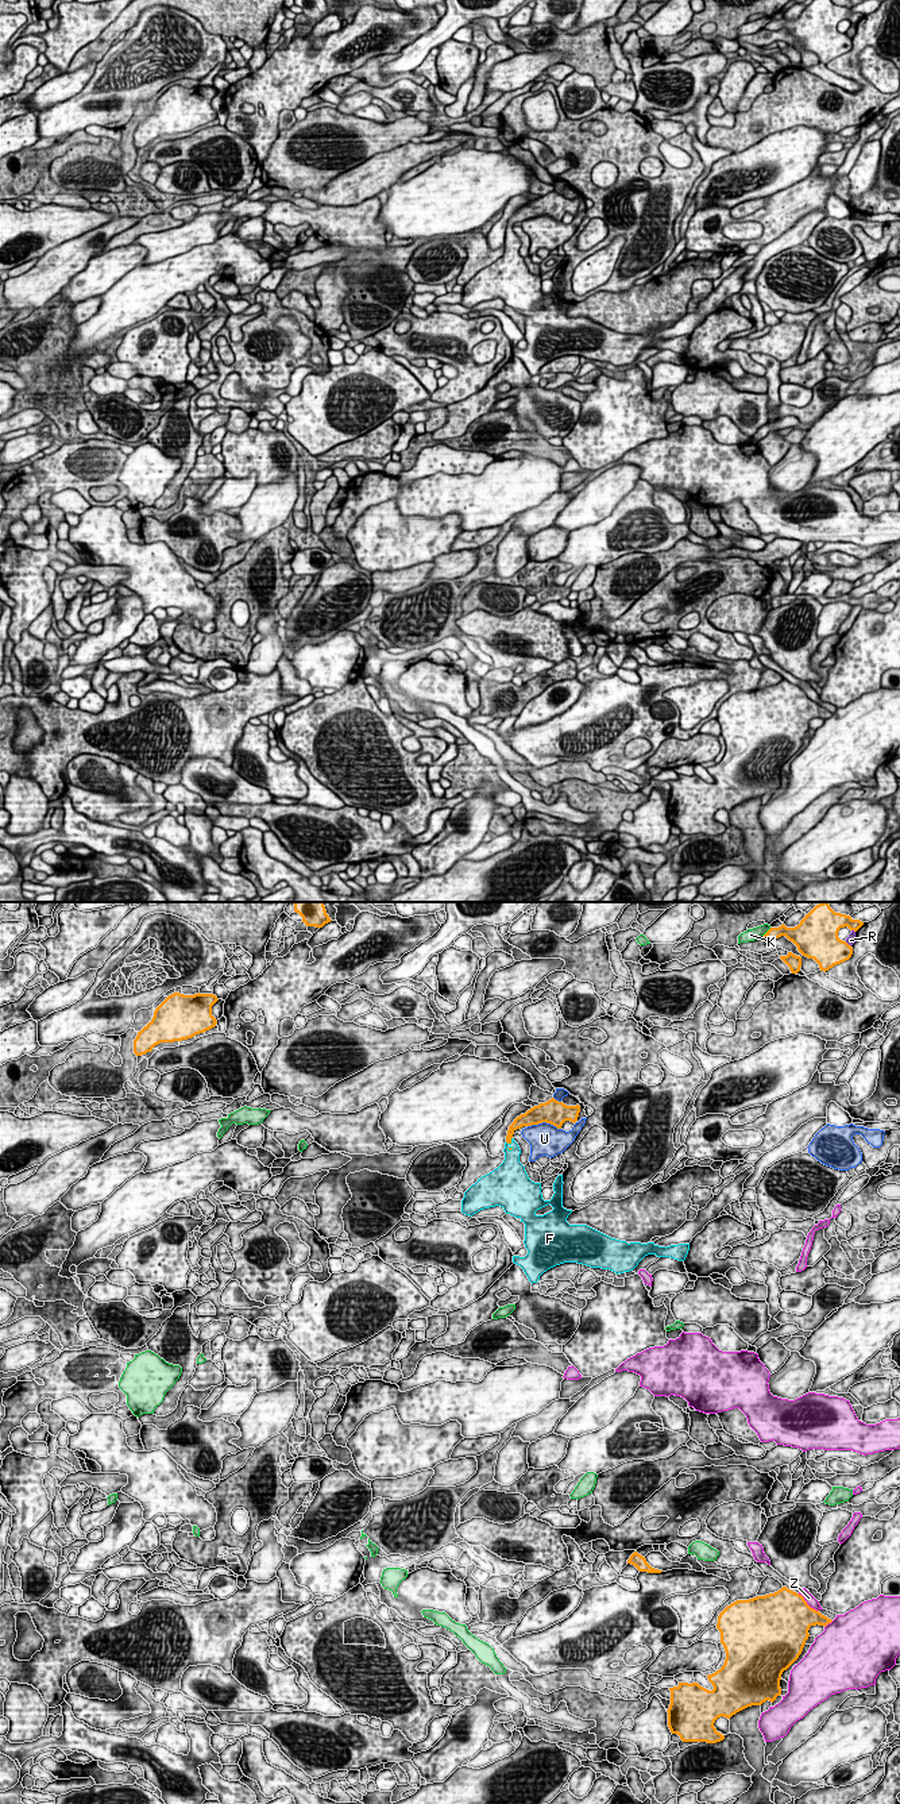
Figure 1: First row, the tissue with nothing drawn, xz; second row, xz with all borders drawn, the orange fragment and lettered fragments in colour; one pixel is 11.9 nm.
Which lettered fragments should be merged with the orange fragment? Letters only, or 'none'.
F

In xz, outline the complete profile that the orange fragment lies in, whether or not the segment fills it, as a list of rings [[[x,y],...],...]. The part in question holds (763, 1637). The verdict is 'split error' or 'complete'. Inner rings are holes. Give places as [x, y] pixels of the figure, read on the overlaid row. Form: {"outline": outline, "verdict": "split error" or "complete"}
{"outline": [[[787,1587],[775,1593],[757,1596],[749,1600],[737,1600],[727,1606],[718,1616],[716,1628],[721,1633],[721,1643],[726,1651],[723,1666],[707,1678],[714,1689],[708,1691],[698,1682],[679,1682],[677,1687],[669,1688],[671,1704],[668,1708],[668,1727],[672,1734],[677,1734],[683,1742],[707,1742],[716,1743],[725,1739],[725,1735],[716,1731],[714,1723],[718,1718],[730,1719],[737,1712],[752,1707],[761,1705],[766,1700],[775,1701],[781,1695],[780,1680],[787,1670],[801,1654],[811,1626],[827,1626],[833,1620],[811,1608],[804,1597]]], "verdict": "complete"}

